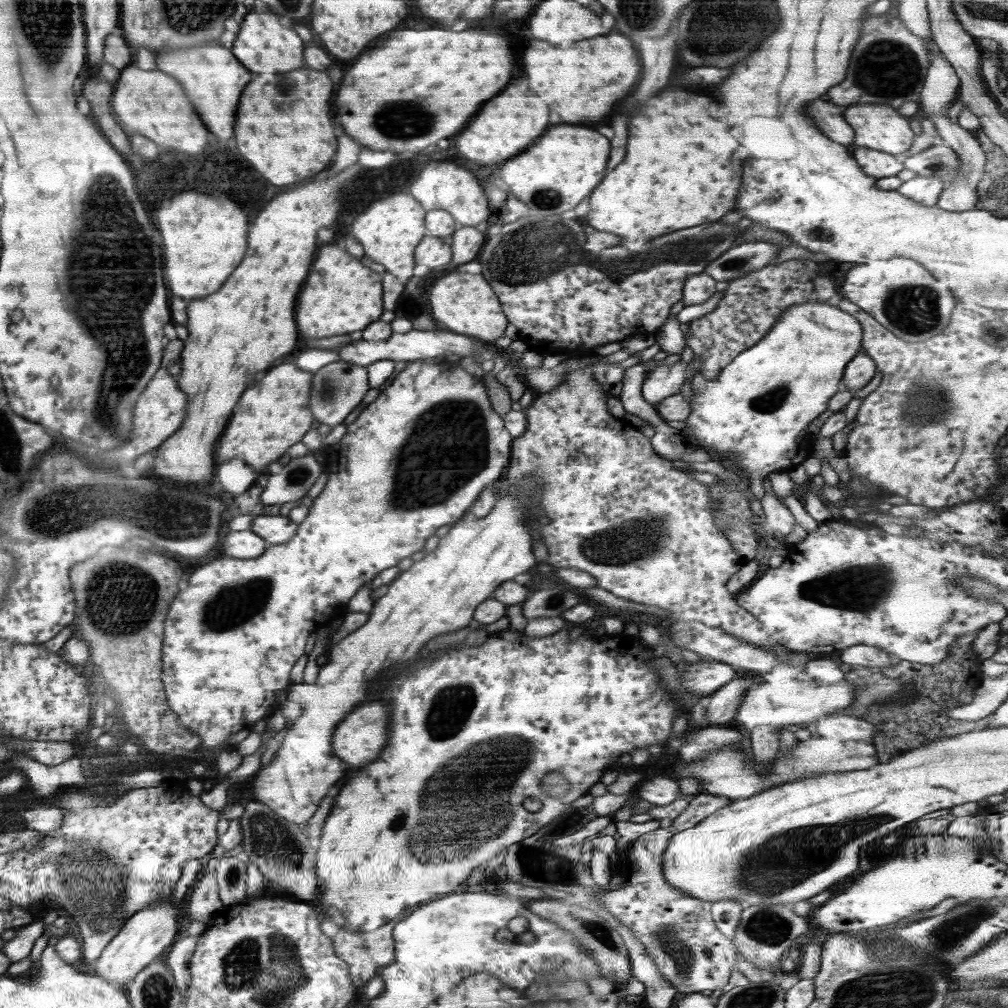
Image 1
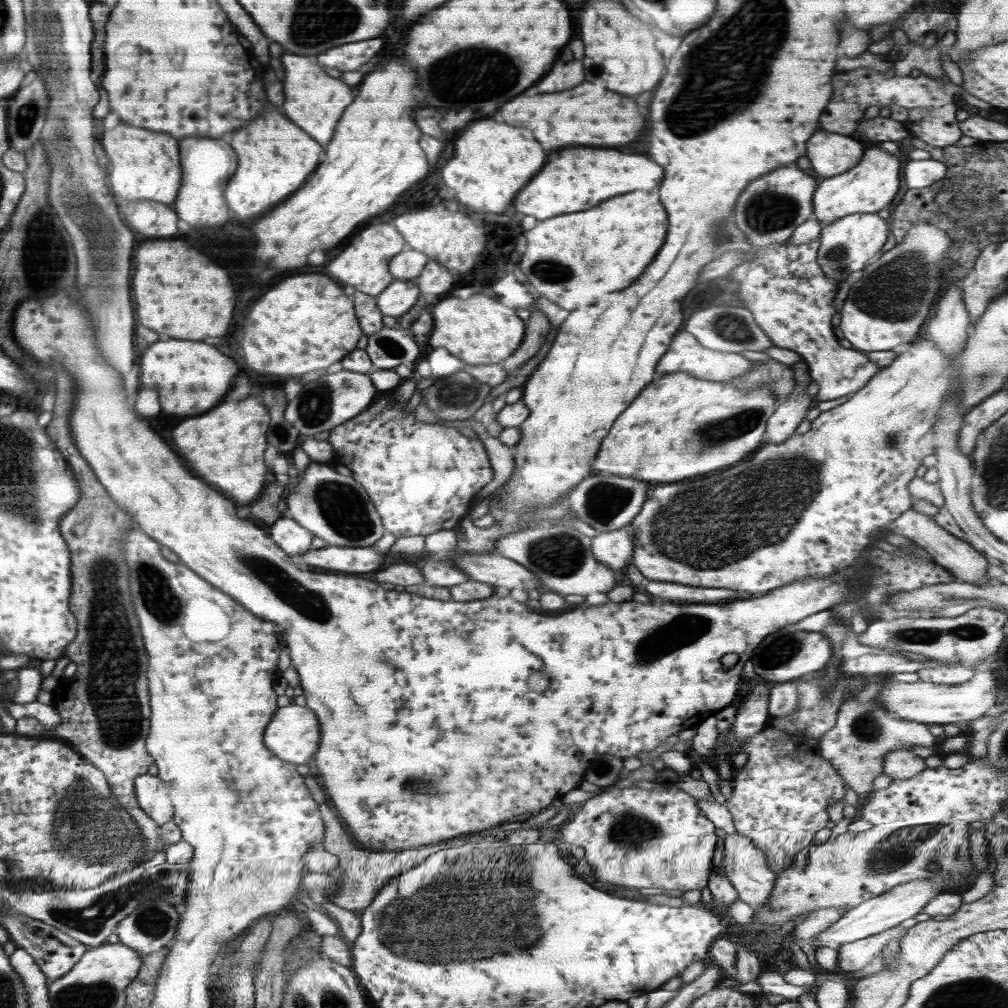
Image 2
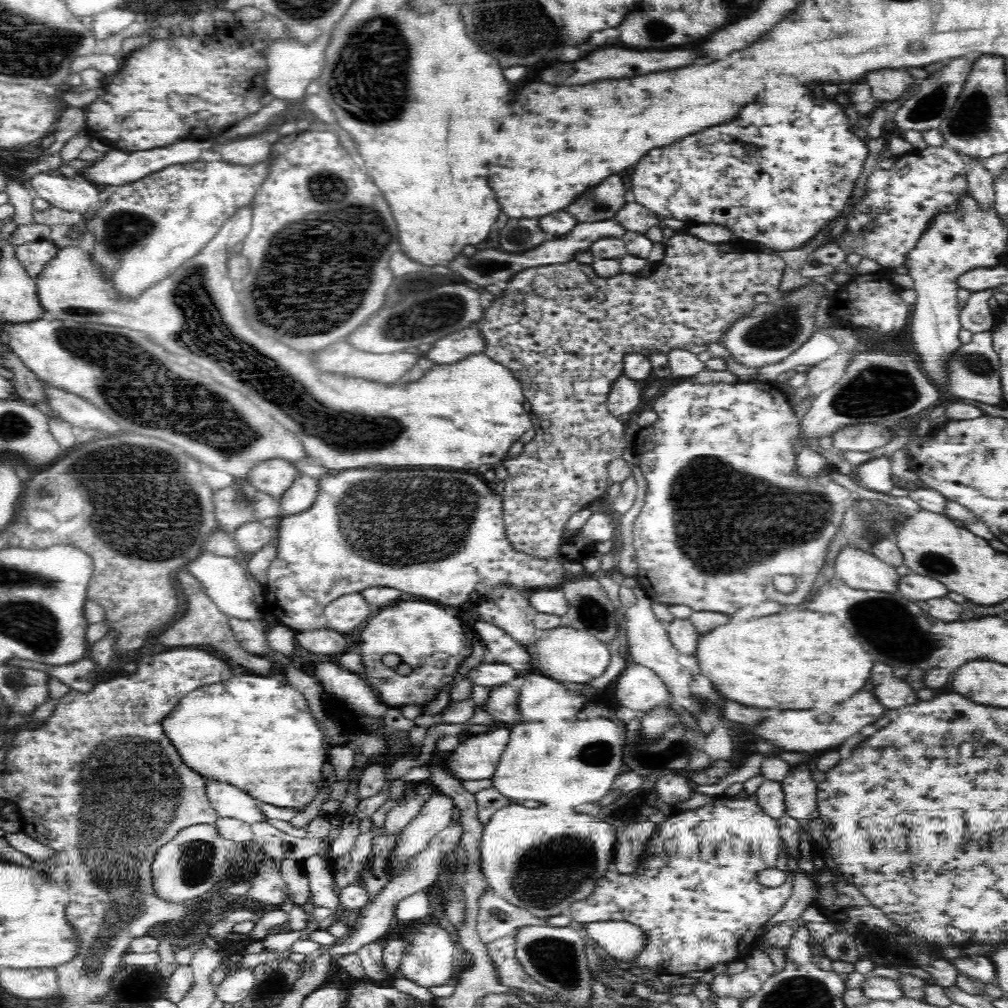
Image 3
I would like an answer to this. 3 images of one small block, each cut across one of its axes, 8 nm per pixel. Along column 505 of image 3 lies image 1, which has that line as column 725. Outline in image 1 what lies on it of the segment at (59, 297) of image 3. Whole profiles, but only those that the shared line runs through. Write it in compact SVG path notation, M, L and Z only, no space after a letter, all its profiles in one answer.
M808 300L804 304L790 306L792 310L782 312L778 322L754 346L738 354L722 368L714 379L706 379L702 373L692 378L692 401L690 415L682 434L696 440L702 448L714 450L742 468L750 470L750 488L758 498L765 496L768 489L768 474L778 470L797 467L814 456L814 443L807 428L814 418L827 410L828 402L839 391L846 365L862 346L860 322L828 302Z

